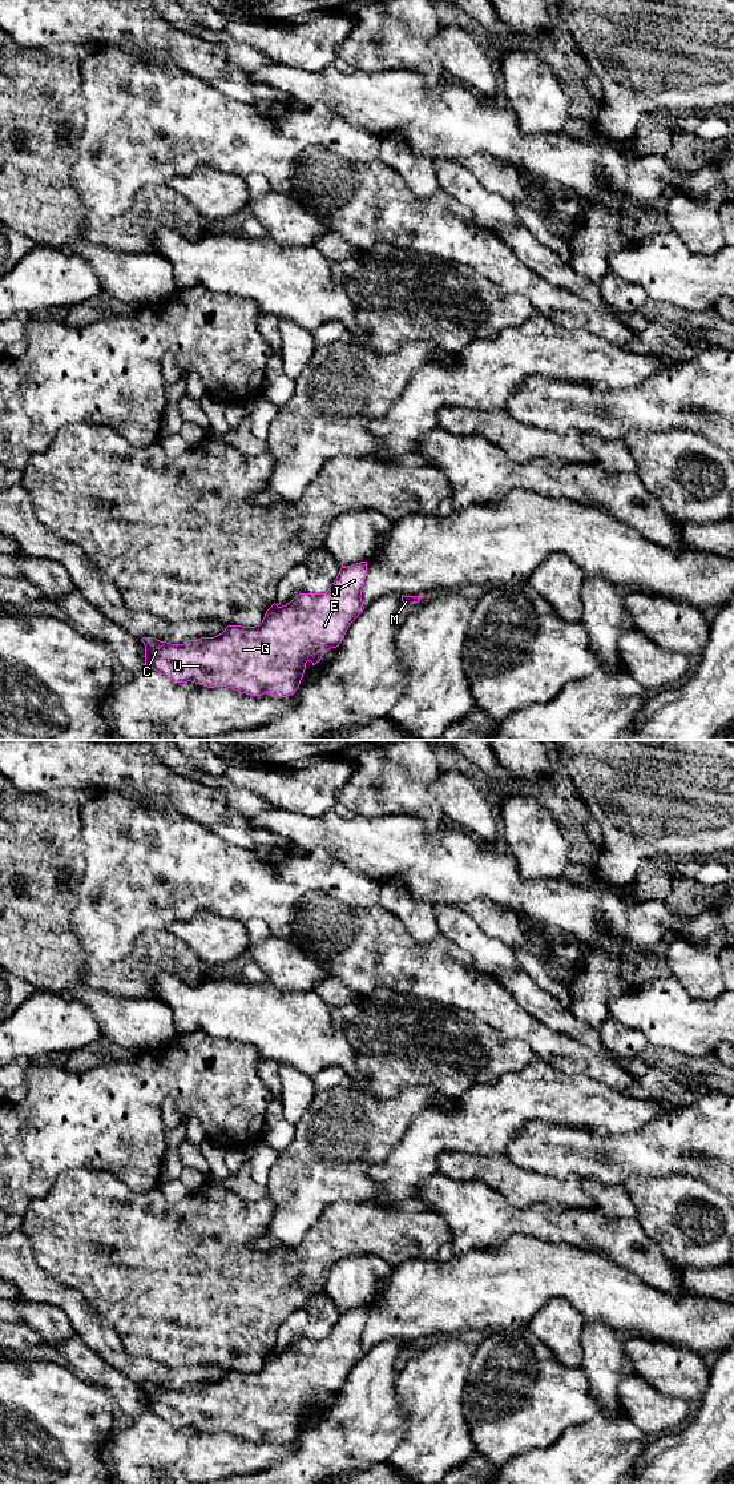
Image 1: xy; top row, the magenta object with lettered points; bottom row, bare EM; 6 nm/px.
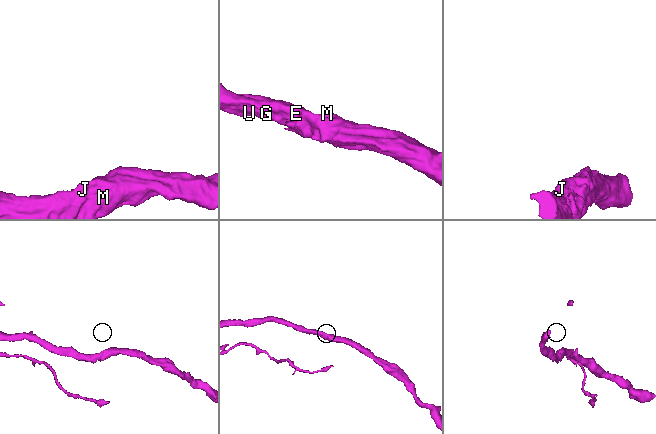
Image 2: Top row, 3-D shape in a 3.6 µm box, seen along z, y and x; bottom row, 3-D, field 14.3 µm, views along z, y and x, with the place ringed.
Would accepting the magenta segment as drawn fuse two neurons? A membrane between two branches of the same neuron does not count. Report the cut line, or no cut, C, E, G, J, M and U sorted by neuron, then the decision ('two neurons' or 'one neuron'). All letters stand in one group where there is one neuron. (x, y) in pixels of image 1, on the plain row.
cut none; groups C E G J M U; one neuron

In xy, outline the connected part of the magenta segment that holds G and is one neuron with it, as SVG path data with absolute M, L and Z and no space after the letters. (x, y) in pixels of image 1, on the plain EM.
M367 1307L342 1312L324 1339L299 1339L286 1351L275 1348L259 1371L227 1371L214 1383L170 1389L142 1383L145 1410L177 1428L195 1428L207 1433L227 1432L250 1441L273 1438L287 1442L299 1433L306 1408L312 1410L331 1393L339 1392L350 1369L363 1357L362 1335Z

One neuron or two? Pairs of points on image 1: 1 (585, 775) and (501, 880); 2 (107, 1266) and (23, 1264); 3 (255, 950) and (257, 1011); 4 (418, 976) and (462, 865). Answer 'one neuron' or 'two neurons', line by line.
1: two neurons
2: two neurons
3: two neurons
4: two neurons

